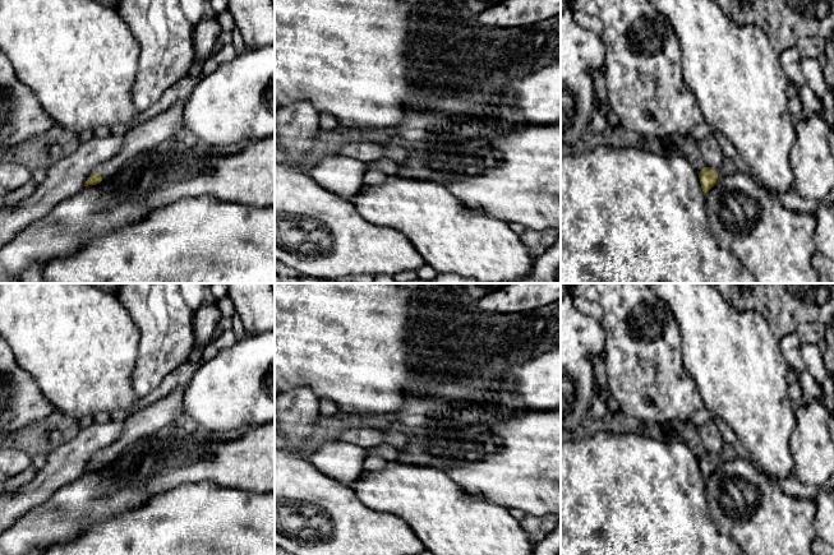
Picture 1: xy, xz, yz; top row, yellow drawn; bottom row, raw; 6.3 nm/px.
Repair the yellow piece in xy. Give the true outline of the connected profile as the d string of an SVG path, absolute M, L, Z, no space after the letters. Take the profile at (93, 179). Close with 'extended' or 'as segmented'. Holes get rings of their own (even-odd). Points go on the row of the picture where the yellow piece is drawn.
M188 98L171 105L160 115L135 125L123 135L123 144L119 152L109 161L98 165L86 181L84 186L100 184L110 179L130 159L149 152L170 138L179 138L185 134L183 111Z | extended

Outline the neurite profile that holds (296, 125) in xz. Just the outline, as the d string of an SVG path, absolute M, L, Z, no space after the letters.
M298 101L278 107L275 112L275 148L286 156L285 165L305 157L319 133L319 114L309 101Z

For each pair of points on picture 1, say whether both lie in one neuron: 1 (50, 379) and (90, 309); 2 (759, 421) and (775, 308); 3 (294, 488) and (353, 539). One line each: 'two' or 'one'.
1: one
2: two
3: one

